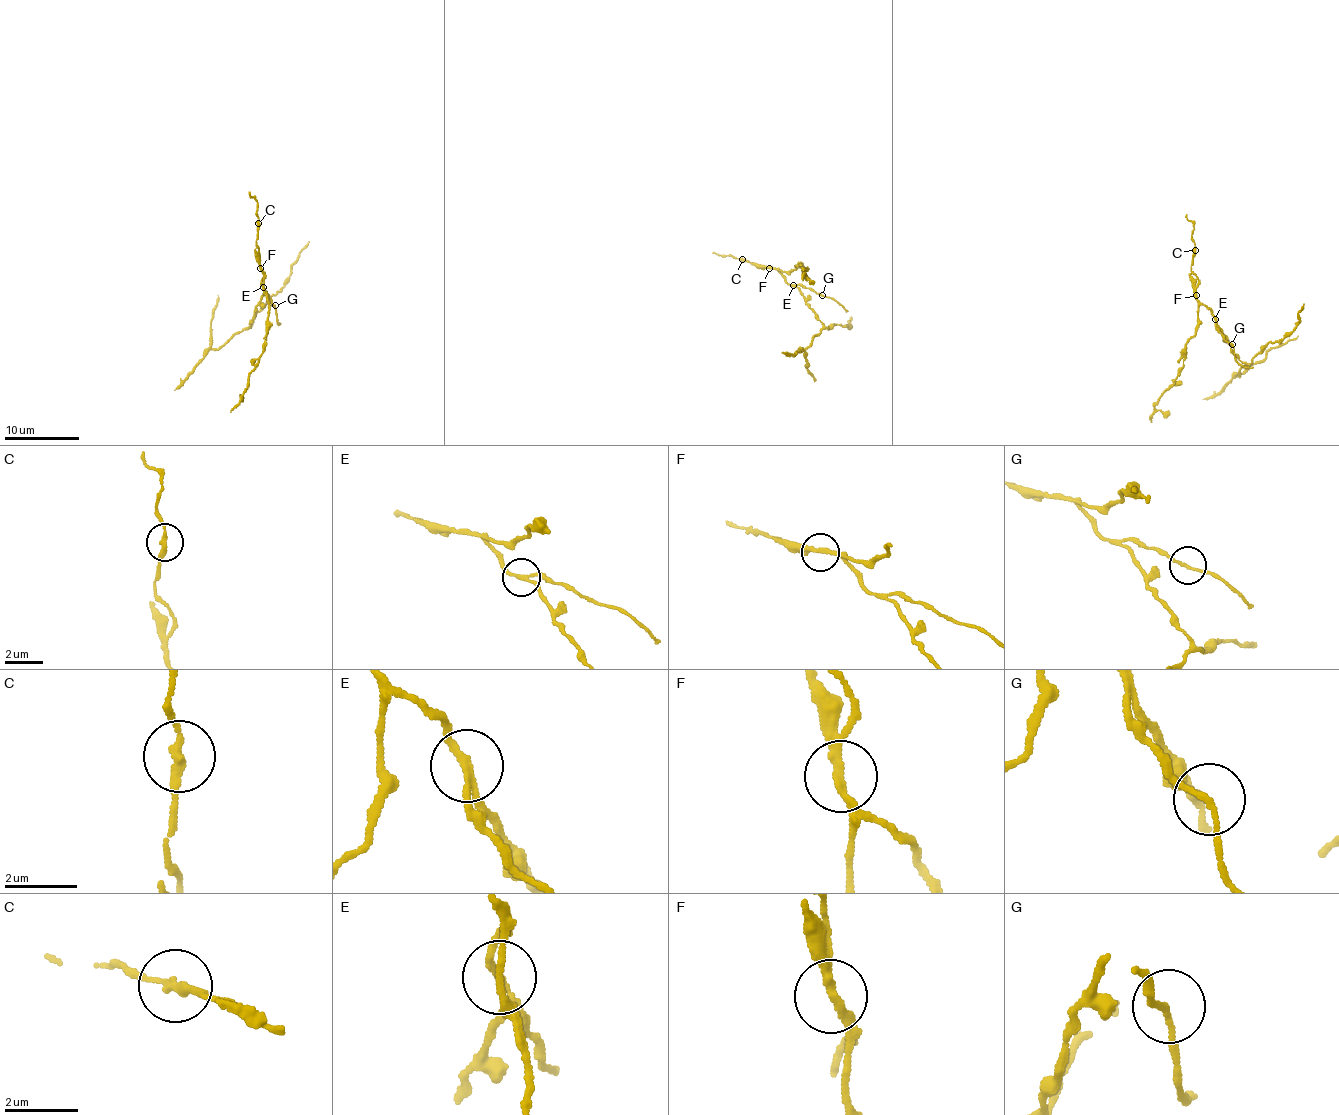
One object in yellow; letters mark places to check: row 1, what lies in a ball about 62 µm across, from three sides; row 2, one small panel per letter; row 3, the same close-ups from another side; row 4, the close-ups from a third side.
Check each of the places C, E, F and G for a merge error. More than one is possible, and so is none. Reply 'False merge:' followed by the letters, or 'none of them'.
False merge: E, F

